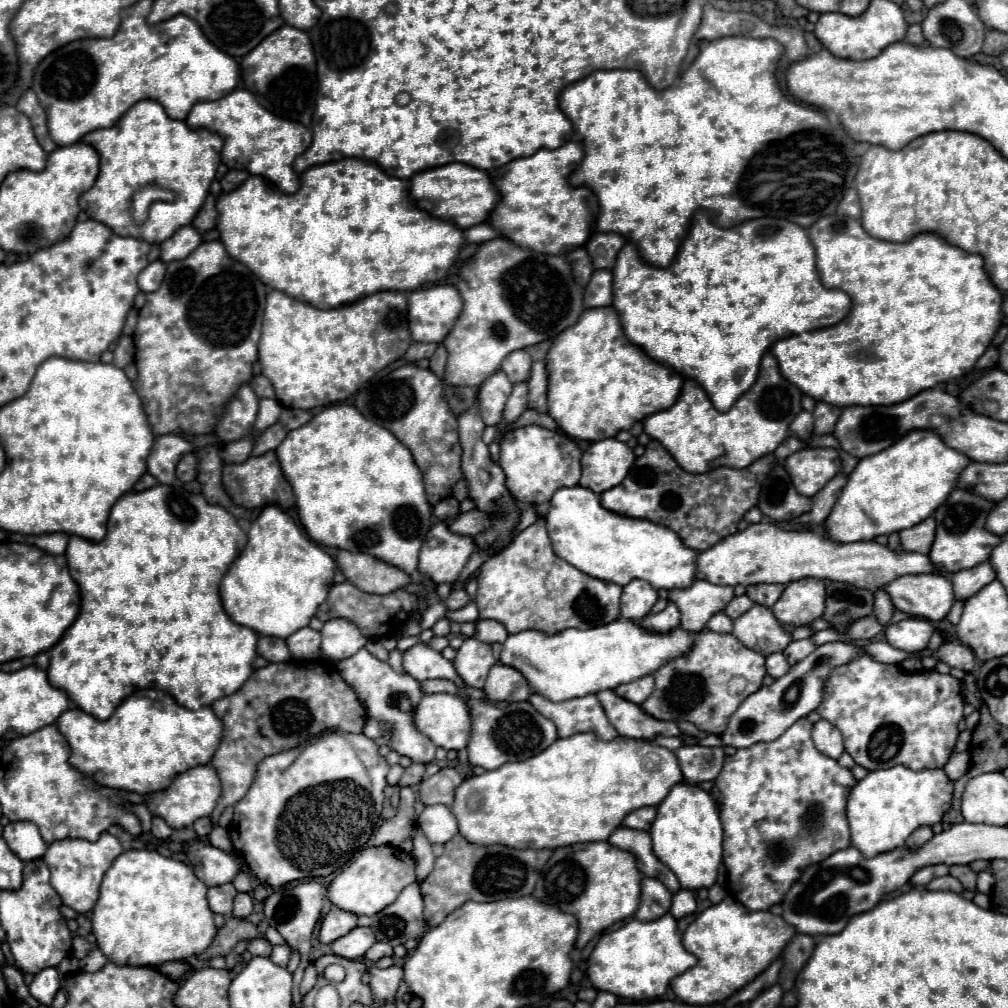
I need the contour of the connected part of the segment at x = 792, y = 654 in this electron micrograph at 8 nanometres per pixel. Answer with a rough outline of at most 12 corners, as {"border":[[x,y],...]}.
{"border":[[812,638],[794,640],[784,656],[790,664],[804,660],[814,652]]}

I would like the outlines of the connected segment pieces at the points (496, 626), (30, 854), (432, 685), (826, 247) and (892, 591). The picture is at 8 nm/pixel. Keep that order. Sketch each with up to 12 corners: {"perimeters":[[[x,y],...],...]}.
{"perimeters":[[[476,620],[476,640],[504,642],[508,632],[496,620]],[[10,822],[2,838],[20,860],[42,858],[46,842],[32,822]],[[426,680],[422,690],[456,694],[456,684],[450,680]],[[808,228],[844,324],[778,340],[840,408],[970,372],[1002,324],[984,258],[936,232]],[[940,574],[900,576],[884,588],[910,616],[940,622],[954,604]]]}

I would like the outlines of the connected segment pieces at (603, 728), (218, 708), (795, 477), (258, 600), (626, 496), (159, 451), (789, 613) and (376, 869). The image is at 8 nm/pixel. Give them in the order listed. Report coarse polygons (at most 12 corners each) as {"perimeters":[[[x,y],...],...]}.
{"perimeters":[[[534,692],[530,704],[556,724],[560,738],[594,732],[618,738],[596,694],[550,702]],[[314,662],[258,668],[212,706],[222,796],[246,794],[260,760],[330,728],[362,732],[364,706]],[[834,448],[786,458],[800,494],[814,496],[840,472]],[[278,506],[226,572],[226,614],[288,638],[326,600],[334,558]],[[658,440],[604,508],[702,552],[738,532],[776,464],[690,474]],[[176,434],[156,436],[148,474],[174,484],[176,464],[194,446]],[[802,578],[786,586],[772,612],[782,624],[822,618],[826,586]],[[394,846],[366,848],[328,886],[334,906],[374,916],[416,882]]]}

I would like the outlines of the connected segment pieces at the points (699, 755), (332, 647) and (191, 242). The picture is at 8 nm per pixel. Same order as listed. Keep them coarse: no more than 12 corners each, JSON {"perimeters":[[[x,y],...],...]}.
{"perimeters":[[[680,746],[674,750],[690,784],[716,780],[722,748]],[[340,618],[324,622],[320,652],[334,662],[364,648],[368,638]],[[194,226],[160,244],[162,262],[182,260],[202,242]]]}

